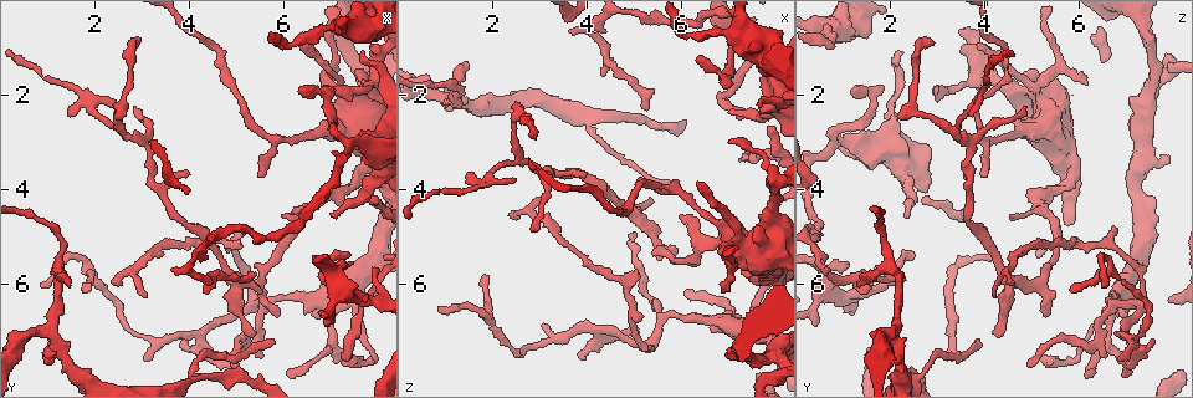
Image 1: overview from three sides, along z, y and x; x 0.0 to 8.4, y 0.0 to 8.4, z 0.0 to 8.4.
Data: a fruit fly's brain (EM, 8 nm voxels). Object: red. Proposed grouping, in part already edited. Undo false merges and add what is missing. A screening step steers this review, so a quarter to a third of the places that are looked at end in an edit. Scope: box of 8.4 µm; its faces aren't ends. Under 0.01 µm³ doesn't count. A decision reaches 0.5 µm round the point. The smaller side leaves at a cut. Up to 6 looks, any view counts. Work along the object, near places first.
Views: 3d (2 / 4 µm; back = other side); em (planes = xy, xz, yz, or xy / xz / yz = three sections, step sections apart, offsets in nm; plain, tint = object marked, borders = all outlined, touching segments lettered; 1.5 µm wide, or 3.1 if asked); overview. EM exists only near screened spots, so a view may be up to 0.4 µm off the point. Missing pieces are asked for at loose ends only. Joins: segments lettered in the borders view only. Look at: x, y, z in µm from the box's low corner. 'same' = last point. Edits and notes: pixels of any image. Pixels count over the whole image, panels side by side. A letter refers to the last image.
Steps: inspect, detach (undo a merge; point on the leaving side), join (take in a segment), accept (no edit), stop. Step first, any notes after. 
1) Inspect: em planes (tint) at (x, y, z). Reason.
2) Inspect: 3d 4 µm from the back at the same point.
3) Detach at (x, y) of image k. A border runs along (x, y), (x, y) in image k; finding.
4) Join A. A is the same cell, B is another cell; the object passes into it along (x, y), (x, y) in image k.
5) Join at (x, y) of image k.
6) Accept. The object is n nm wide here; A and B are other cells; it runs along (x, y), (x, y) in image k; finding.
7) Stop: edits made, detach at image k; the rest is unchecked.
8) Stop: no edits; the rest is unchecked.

Inspect: 3d 2 µm at (5.05, 7.95, 6.90). An open end.

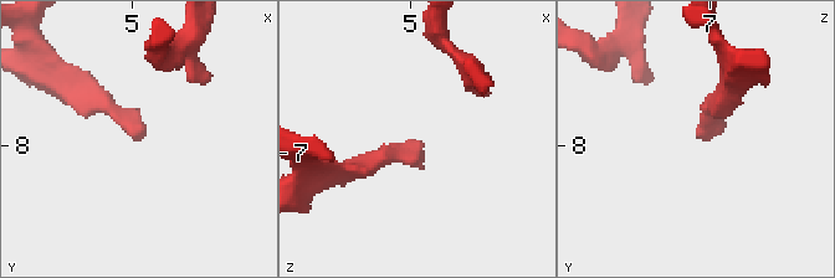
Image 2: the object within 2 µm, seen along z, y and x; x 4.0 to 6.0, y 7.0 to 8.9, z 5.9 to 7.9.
Inspect: em planes (borders) at (5.08, 7.96, 6.94).

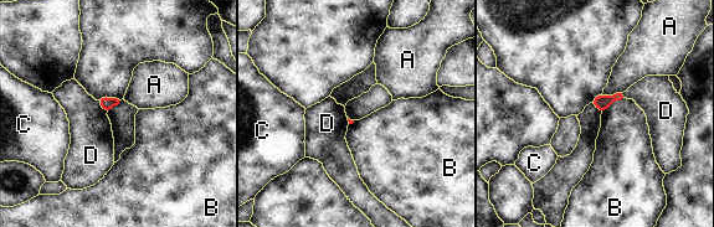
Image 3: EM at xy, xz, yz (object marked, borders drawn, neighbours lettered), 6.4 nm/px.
Accept. A, B, C and D are other cells; none of them fits.

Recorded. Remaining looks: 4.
Inspect: em planes (borders) at (5.30, 7.00, 4.25). An open end.

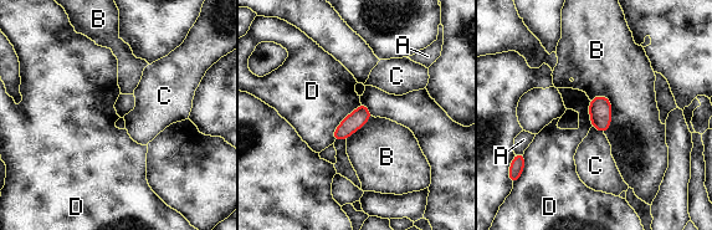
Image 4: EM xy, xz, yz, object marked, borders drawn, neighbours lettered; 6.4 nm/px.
Accept. A, B, C and D are other cells; a border runs along (360, 103), (334, 129), (333, 141) in image 4; no lettered segment goes on from it.

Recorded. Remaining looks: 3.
Inspect: 3d 2 µm at (4.00, 3.60, 3.80).

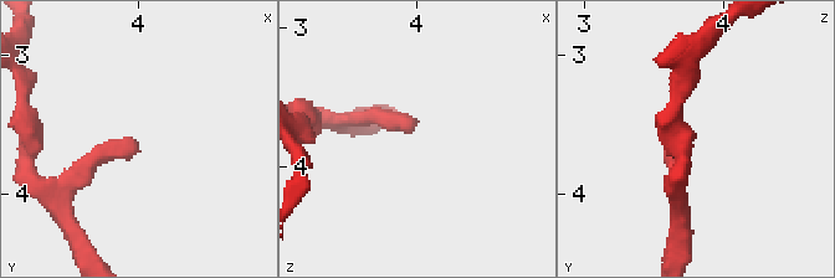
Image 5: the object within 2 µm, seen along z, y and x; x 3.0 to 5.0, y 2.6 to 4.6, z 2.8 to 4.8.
Inspect: em xy step 4 (borders) at (3.96, 3.62, 3.78).

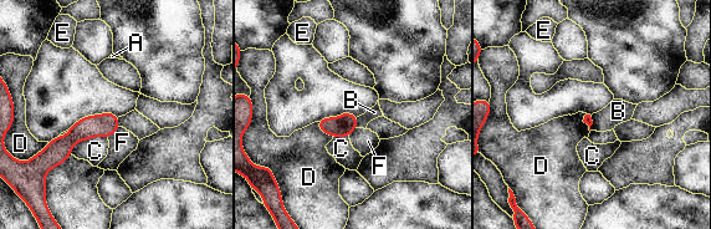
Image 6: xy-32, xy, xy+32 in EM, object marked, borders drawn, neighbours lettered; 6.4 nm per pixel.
Accept. A, B, C, D, E and F are other cells; a border runs along (71, 154), (62, 163), (49, 171) in image 6; no lettered segment goes on from it.

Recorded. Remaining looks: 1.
Stop: no edits; the rest is unchecked.

